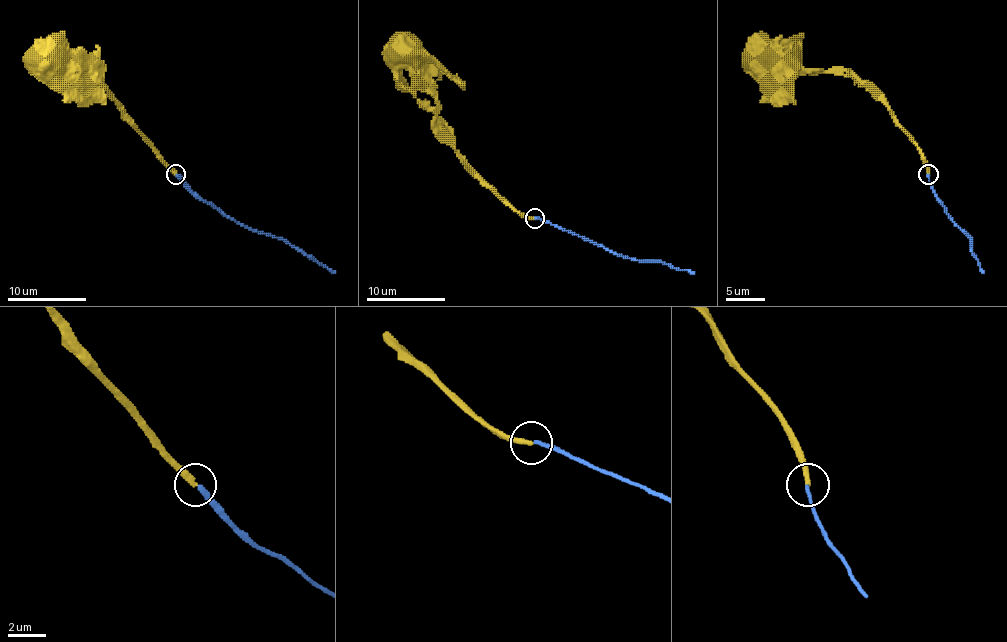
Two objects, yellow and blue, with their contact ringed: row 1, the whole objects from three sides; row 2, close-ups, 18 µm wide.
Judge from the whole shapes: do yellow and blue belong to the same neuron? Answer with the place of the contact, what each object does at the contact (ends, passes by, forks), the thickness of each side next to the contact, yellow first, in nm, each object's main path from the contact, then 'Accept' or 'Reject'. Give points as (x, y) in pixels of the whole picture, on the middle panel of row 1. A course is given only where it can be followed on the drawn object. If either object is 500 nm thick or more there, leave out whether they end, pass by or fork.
Place: (535, 218). At the ring yellow ends. At the ring blue ends. Thickness 300 nm (yellow) against 200 nm. Course of yellow: (535, 219), (523, 217), (511, 207), (455, 148), (453, 130), (437, 115), (437, 99), (403, 56). Course of blue: (535, 219), (549, 221), (621, 256), (665, 262), (694, 274). Reject

